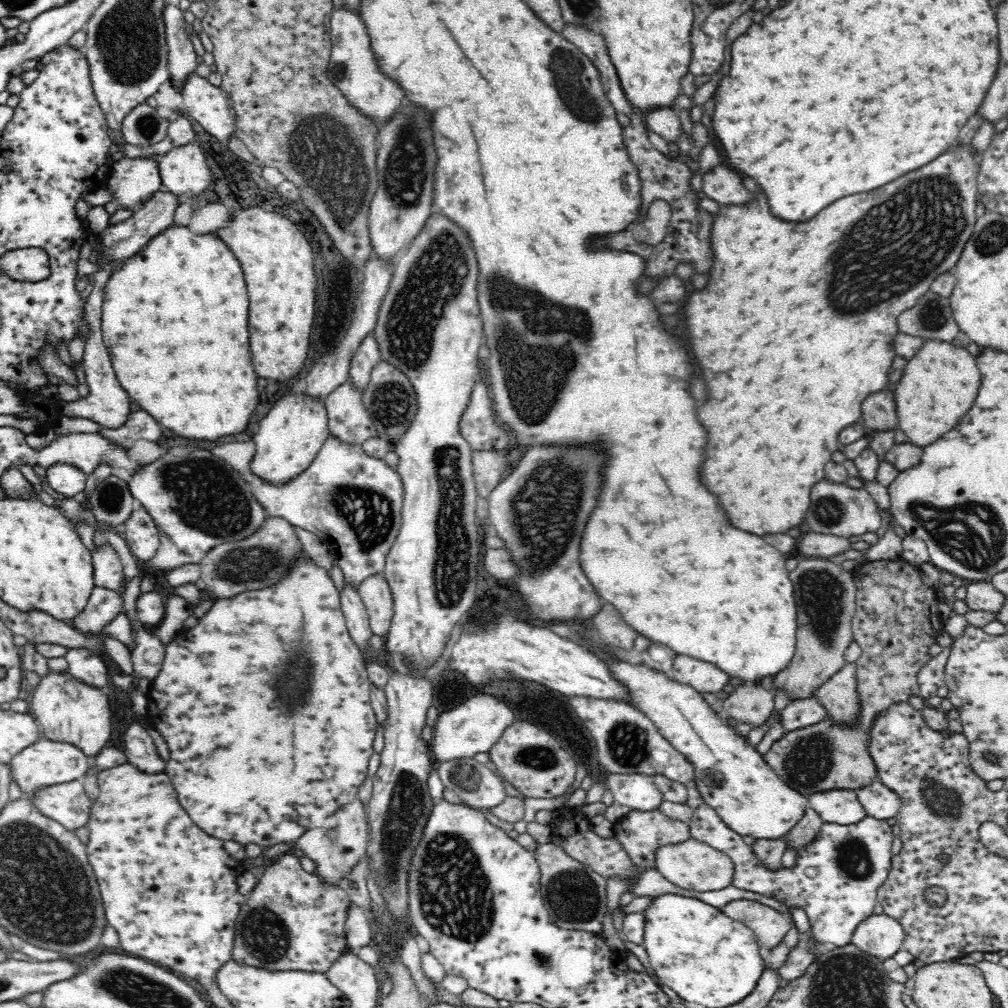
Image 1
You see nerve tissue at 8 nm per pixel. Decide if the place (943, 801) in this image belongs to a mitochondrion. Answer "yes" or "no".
yes

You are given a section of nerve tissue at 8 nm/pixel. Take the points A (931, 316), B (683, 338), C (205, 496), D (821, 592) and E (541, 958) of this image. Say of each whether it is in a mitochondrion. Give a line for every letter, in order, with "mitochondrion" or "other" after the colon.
A: mitochondrion
B: other
C: mitochondrion
D: mitochondrion
E: mitochondrion

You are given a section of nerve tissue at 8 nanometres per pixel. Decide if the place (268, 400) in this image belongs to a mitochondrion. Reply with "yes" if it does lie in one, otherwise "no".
no

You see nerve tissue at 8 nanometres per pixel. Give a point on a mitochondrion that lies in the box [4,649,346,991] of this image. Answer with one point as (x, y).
(267, 938)

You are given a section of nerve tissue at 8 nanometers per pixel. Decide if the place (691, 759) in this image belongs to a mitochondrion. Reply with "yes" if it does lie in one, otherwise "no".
no

